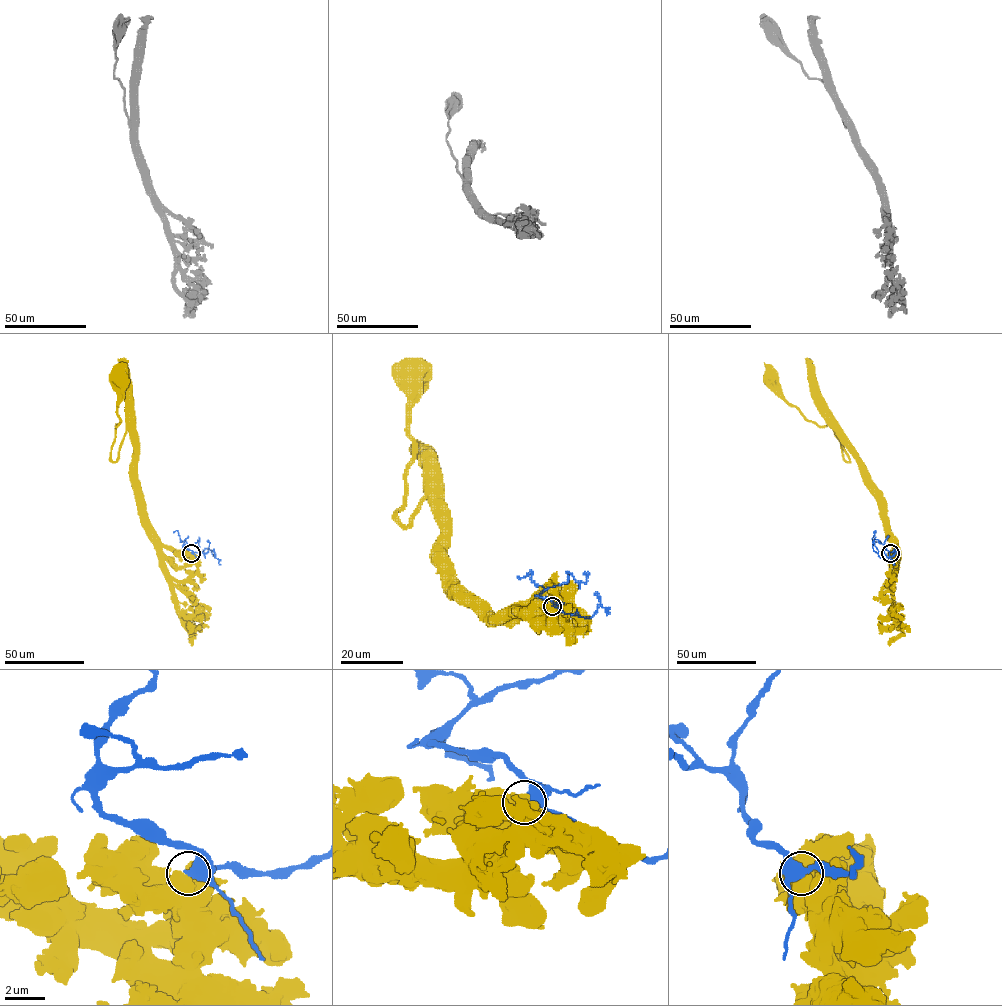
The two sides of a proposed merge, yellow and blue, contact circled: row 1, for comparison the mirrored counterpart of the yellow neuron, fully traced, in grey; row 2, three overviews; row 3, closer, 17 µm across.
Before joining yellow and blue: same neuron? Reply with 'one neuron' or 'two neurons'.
two neurons

